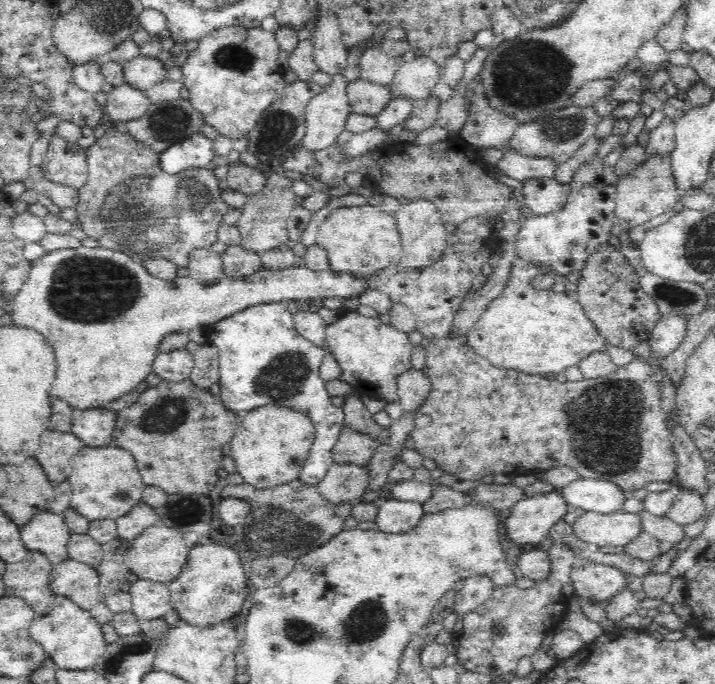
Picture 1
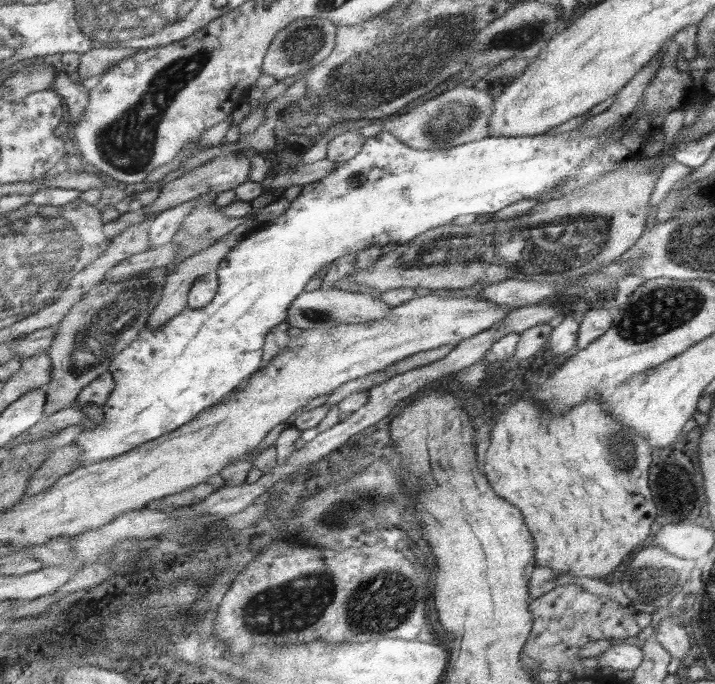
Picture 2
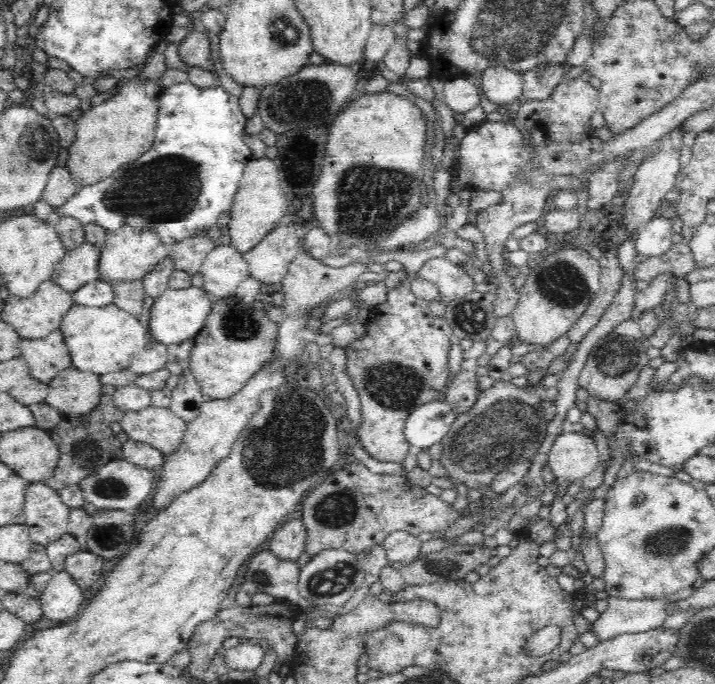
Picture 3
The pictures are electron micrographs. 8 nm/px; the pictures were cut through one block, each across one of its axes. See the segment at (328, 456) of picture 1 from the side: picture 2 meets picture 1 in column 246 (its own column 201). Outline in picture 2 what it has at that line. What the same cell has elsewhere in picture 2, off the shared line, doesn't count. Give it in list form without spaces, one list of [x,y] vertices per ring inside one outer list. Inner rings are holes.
[[[620,120],[615,126],[596,134],[595,136],[584,136],[584,134],[578,132],[578,129],[571,130],[570,132],[558,133],[557,135],[543,134],[522,137],[489,136],[480,141],[461,144],[445,150],[417,150],[416,148],[407,146],[404,142],[401,142],[399,138],[394,136],[394,134],[385,130],[382,130],[375,136],[367,138],[361,152],[359,152],[355,158],[352,158],[347,162],[338,163],[338,167],[335,170],[332,170],[327,176],[325,176],[325,178],[322,178],[322,180],[303,186],[298,197],[290,203],[289,208],[281,216],[267,223],[263,222],[256,231],[249,234],[244,241],[241,241],[234,250],[229,252],[229,256],[220,262],[220,268],[217,272],[218,277],[220,278],[219,290],[217,296],[213,301],[211,301],[211,304],[208,304],[205,308],[197,310],[185,309],[181,314],[178,314],[176,317],[171,318],[170,321],[159,326],[158,329],[152,329],[147,325],[140,332],[140,336],[137,337],[137,340],[133,341],[131,345],[126,346],[113,359],[110,371],[114,374],[116,387],[112,392],[112,396],[109,397],[109,400],[102,406],[104,410],[104,421],[102,423],[95,423],[94,429],[84,429],[79,435],[79,438],[75,441],[77,442],[77,445],[81,447],[81,451],[83,451],[78,468],[87,467],[101,461],[113,459],[121,454],[129,453],[131,450],[137,449],[138,447],[140,448],[147,442],[163,437],[164,434],[172,433],[174,430],[179,429],[180,426],[192,421],[193,418],[199,416],[207,409],[227,399],[239,386],[243,384],[243,382],[248,380],[254,373],[264,366],[265,337],[267,337],[273,329],[277,328],[287,320],[289,307],[293,304],[293,301],[303,293],[303,290],[305,290],[305,284],[307,284],[313,276],[318,276],[318,272],[322,268],[329,268],[332,262],[347,255],[366,250],[373,245],[383,247],[385,244],[391,244],[391,242],[395,242],[397,245],[407,244],[407,242],[413,240],[415,236],[424,234],[428,230],[445,226],[446,224],[453,222],[455,218],[463,216],[463,214],[495,214],[495,212],[507,208],[509,204],[515,204],[515,202],[525,200],[525,198],[535,198],[539,203],[553,200],[554,198],[563,196],[568,192],[580,189],[590,182],[595,182],[604,174],[613,172],[619,167],[622,167],[626,162],[631,161],[634,163],[634,159],[645,157],[642,151],[636,153],[631,152],[625,144],[621,143],[621,139],[613,141],[613,132],[617,132],[617,128],[621,128],[623,121],[624,120]],[[563,182],[565,182],[565,185],[559,192],[551,193],[555,190],[555,186],[561,186]]]

